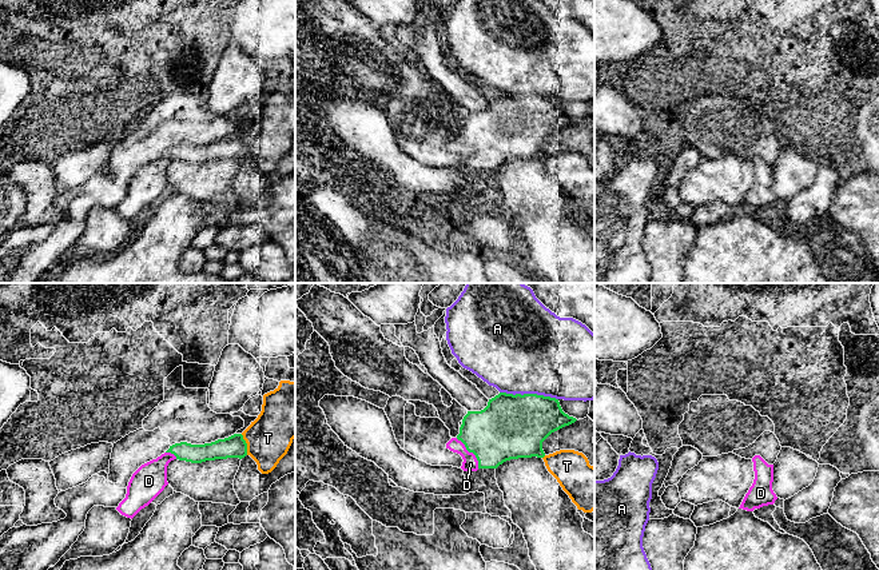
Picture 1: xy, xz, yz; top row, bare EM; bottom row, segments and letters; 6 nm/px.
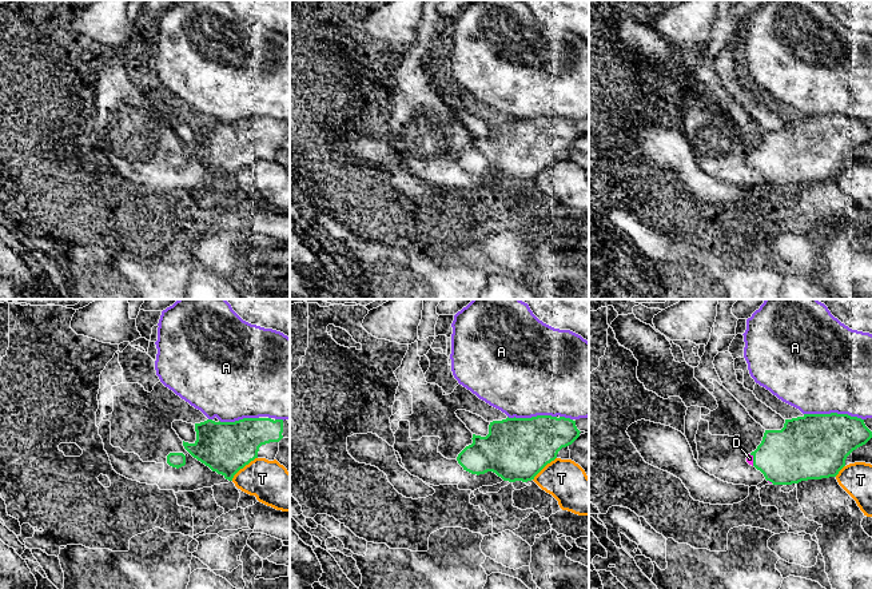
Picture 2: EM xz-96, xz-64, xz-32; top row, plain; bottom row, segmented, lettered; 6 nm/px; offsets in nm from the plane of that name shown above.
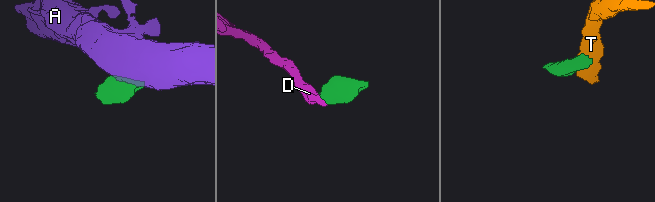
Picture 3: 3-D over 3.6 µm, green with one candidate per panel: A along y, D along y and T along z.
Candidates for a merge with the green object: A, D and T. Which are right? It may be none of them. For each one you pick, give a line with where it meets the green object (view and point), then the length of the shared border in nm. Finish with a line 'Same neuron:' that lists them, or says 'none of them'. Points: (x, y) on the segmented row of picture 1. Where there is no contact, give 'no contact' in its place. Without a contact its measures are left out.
D: xz (470, 451) | 240 nm
Same neuron: D

